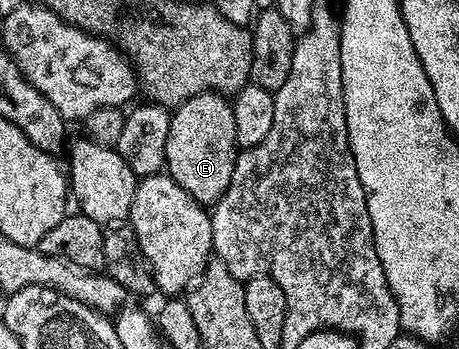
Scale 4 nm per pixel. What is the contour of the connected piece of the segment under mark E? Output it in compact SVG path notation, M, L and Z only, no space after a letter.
M204 91L172 108L169 120L171 129L167 129L165 154L167 173L196 203L200 203L206 209L212 208L214 203L221 200L223 193L227 193L227 185L231 185L231 173L235 173L235 161L239 154L232 102L215 91Z

